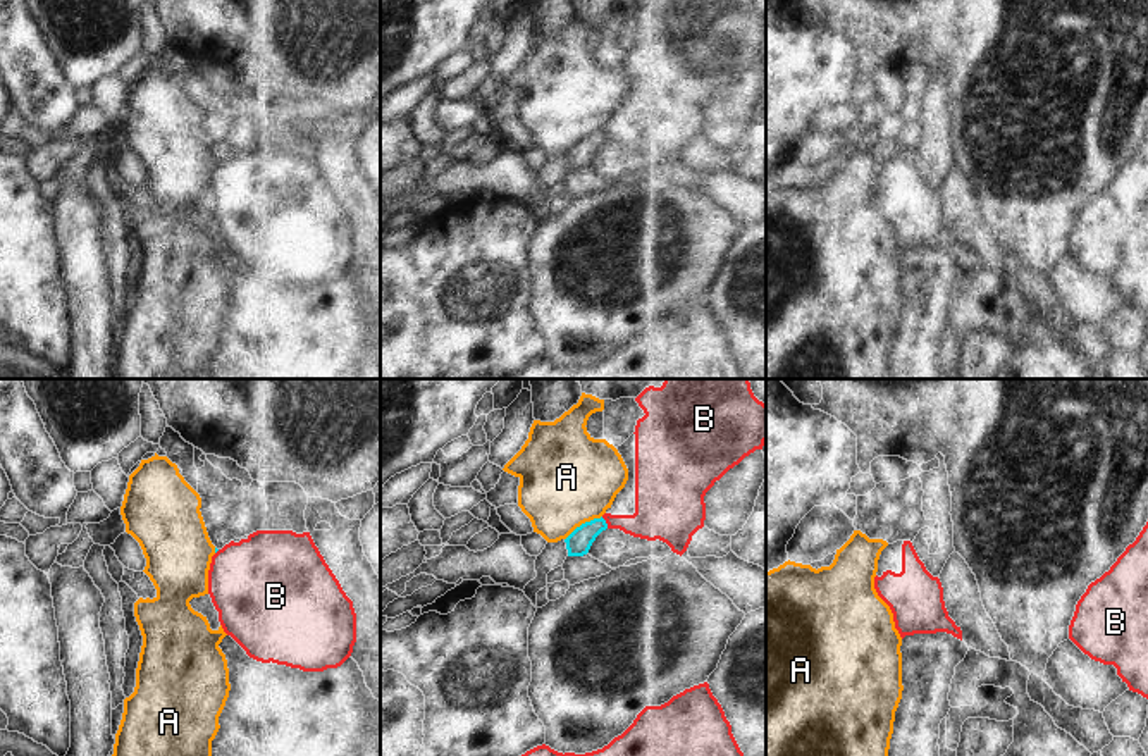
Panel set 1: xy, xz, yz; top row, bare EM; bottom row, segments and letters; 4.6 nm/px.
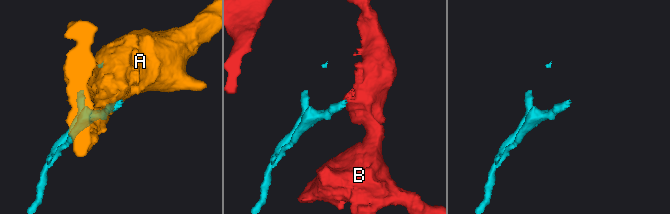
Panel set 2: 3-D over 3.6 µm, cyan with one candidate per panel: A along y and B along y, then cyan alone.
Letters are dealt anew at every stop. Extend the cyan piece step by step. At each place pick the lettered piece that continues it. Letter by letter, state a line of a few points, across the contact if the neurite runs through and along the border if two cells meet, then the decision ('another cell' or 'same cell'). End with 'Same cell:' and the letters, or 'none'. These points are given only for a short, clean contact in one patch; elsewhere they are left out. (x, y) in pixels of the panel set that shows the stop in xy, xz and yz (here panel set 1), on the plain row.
A: another cell
B: line xz (601, 131), (608, 142); another cell
Same cell: none

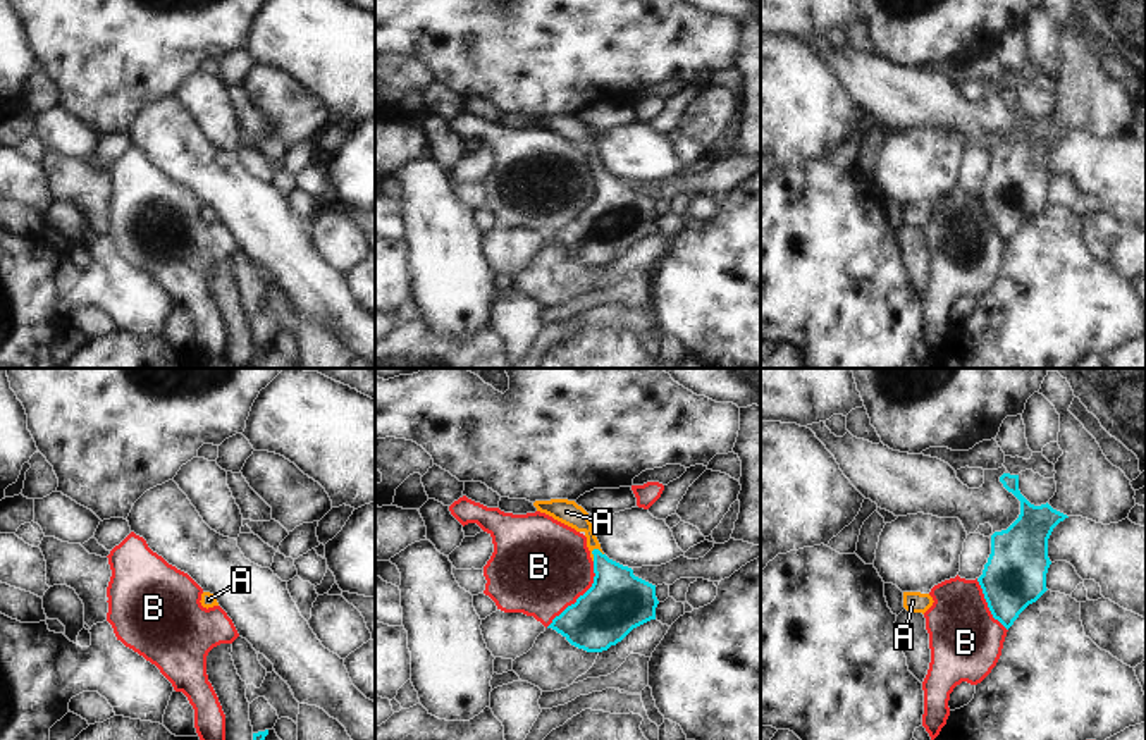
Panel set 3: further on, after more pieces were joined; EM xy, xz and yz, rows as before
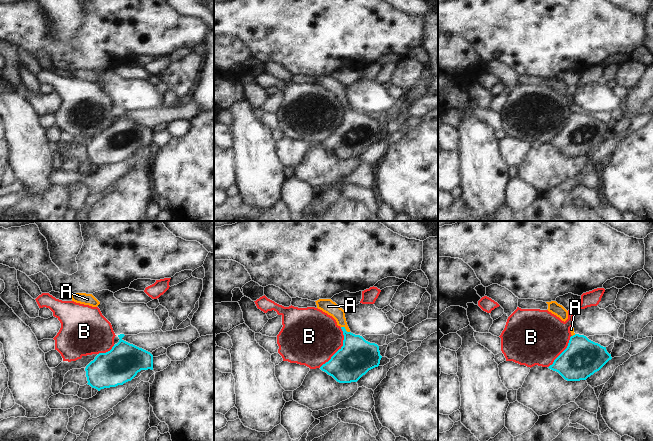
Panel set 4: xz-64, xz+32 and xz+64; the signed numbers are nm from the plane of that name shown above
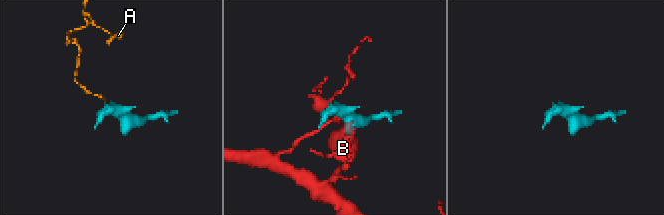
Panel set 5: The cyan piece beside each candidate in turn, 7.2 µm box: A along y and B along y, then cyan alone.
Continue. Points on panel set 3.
A: line xz (618, 214), (611, 191), (592, 167), (589, 147), (566, 126); same cell
B: another cell
Same cell: A

